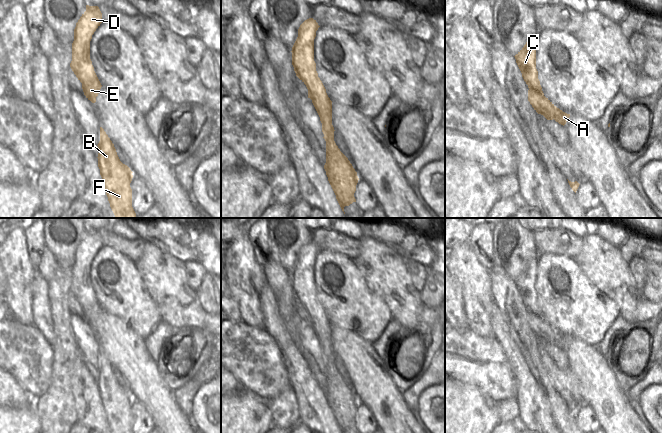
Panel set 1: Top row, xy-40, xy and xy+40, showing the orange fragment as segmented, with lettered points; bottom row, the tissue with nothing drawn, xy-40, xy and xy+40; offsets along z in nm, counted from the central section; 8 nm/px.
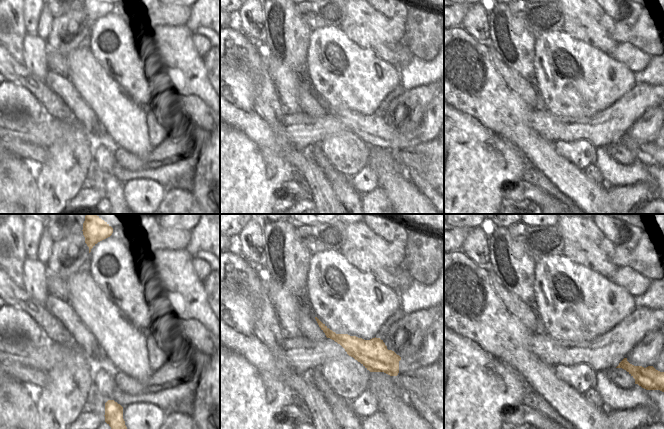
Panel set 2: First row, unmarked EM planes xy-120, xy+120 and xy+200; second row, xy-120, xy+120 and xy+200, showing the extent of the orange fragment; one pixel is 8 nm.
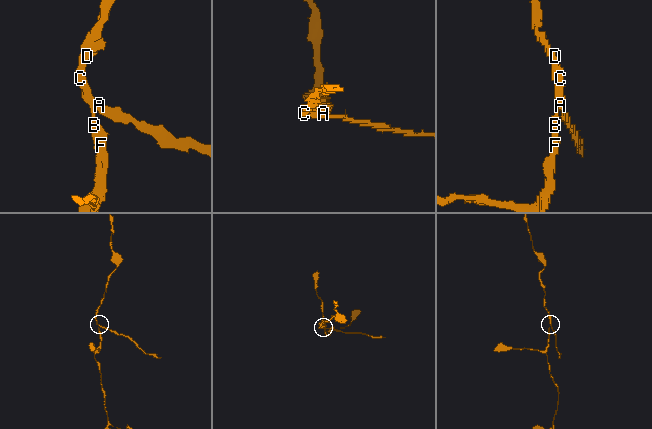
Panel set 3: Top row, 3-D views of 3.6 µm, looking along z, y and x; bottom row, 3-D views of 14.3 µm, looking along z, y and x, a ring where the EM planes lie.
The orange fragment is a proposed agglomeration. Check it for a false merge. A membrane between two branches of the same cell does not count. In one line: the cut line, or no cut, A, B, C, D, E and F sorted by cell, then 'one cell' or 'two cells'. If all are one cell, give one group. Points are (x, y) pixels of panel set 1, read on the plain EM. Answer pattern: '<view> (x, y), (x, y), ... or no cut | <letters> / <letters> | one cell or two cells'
xy+40 (529, 312), (534, 312), (543, 319) | A / B C D E F | two cells

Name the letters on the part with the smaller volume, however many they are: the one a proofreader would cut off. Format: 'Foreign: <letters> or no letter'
Foreign: A

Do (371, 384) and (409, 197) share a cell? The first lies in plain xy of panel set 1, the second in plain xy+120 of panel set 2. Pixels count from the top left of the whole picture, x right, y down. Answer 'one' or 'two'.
one

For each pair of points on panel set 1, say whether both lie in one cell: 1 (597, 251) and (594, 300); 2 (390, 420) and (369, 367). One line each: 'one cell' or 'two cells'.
1: two cells
2: one cell

